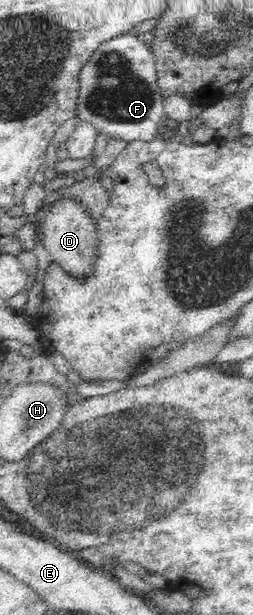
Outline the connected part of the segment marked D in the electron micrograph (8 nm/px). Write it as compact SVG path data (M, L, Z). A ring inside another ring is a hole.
M69 197L54 200L42 220L43 244L48 250L49 260L55 261L65 269L65 273L82 279L92 270L96 261L98 231L96 222L79 201Z

